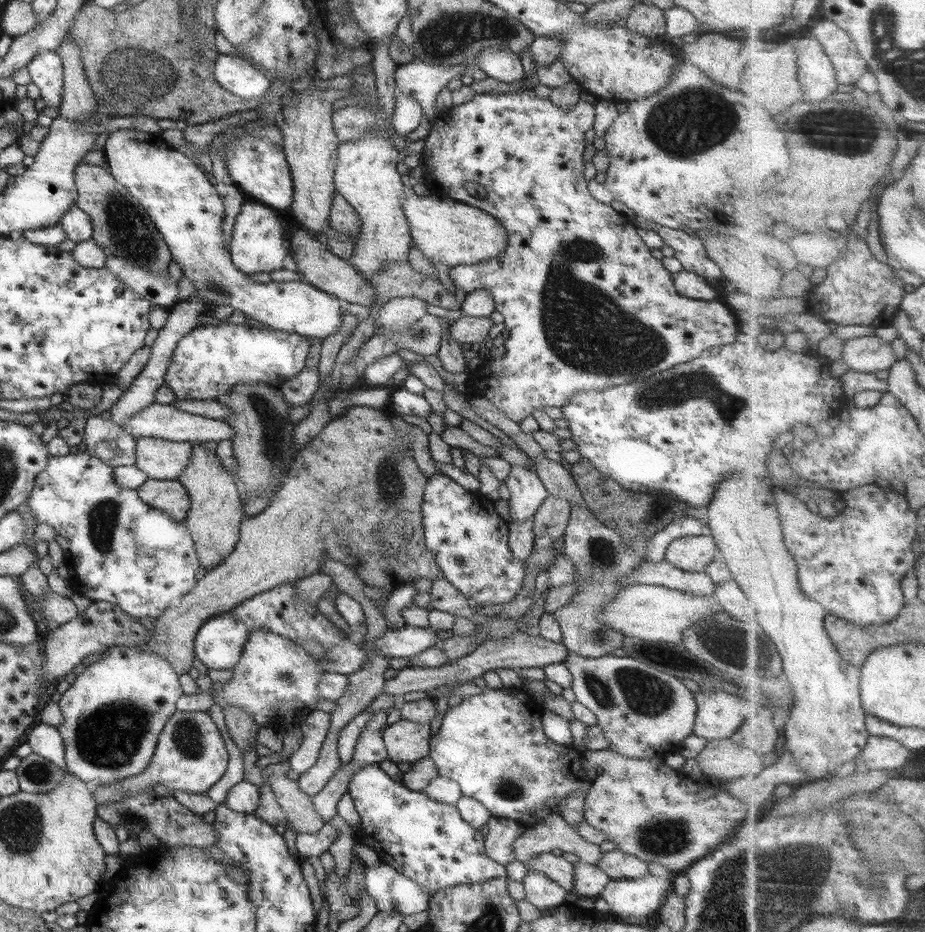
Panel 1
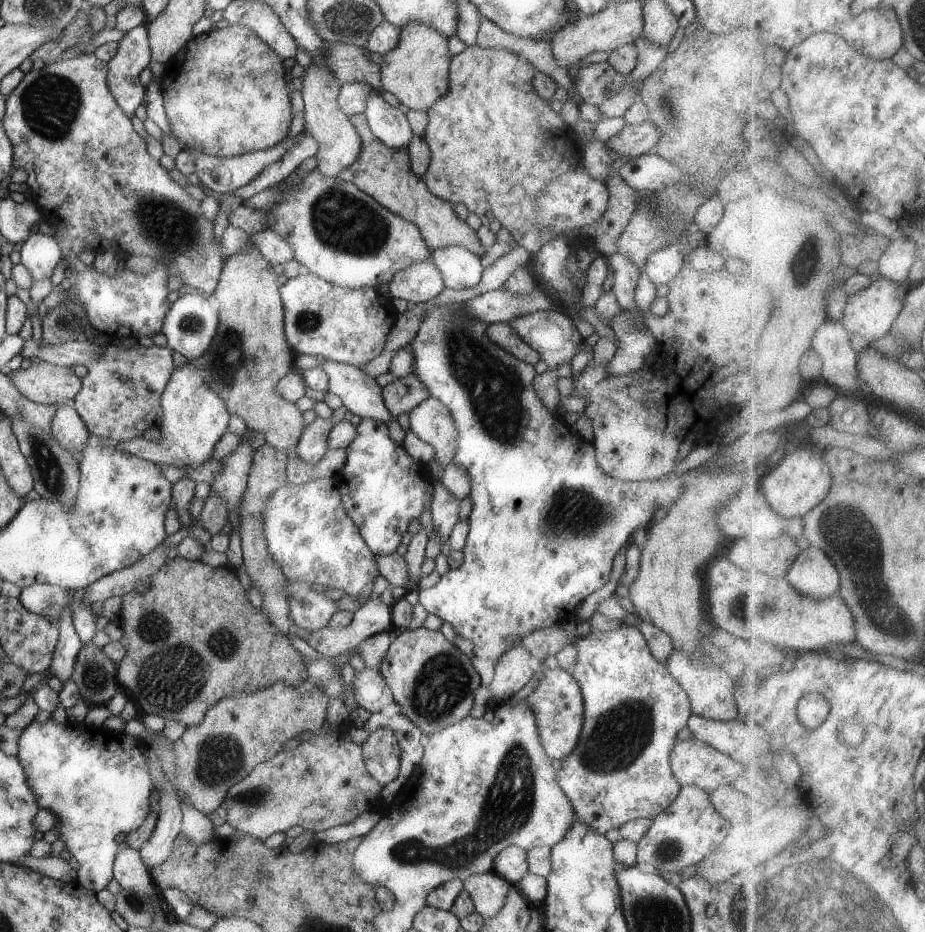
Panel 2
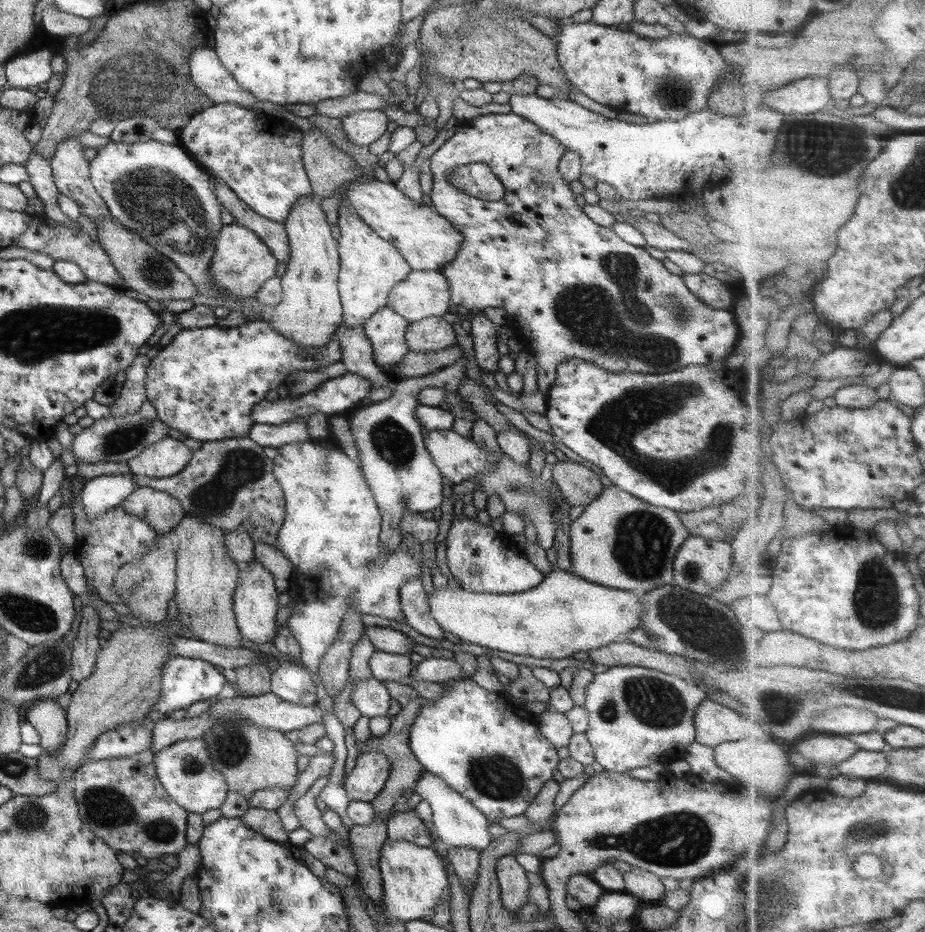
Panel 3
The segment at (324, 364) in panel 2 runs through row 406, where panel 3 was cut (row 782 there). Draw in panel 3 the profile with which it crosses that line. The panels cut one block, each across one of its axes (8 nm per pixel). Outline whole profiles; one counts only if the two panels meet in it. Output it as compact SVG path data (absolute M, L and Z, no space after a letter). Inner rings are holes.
M368 752L358 756L352 773L346 777L344 788L352 795L352 801L371 802L384 788L391 766L380 752Z

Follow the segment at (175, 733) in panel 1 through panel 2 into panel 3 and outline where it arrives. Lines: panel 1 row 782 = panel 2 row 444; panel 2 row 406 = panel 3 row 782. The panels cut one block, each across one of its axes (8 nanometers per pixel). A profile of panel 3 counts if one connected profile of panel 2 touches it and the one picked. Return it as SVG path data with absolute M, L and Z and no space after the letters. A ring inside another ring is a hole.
M180 740L172 746L154 754L153 765L166 792L181 808L192 814L204 814L208 810L220 809L229 793L225 776L218 772L210 760L210 751L204 740Z

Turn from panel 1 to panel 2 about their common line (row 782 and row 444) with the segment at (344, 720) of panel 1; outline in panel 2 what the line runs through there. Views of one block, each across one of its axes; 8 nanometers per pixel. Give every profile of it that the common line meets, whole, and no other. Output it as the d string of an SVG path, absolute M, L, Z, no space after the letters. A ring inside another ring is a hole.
M318 416L314 422L306 425L298 444L295 446L297 456L310 465L320 462L329 450L327 442L333 425L331 420Z

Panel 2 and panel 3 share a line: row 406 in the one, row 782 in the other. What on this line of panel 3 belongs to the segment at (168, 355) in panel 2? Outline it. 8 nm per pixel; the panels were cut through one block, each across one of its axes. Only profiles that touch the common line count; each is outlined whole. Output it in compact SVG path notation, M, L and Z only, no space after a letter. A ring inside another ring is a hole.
M134 757L90 761L75 770L73 781L80 820L116 852L160 859L163 854L178 854L187 845L188 813L166 792L153 763L144 765Z

